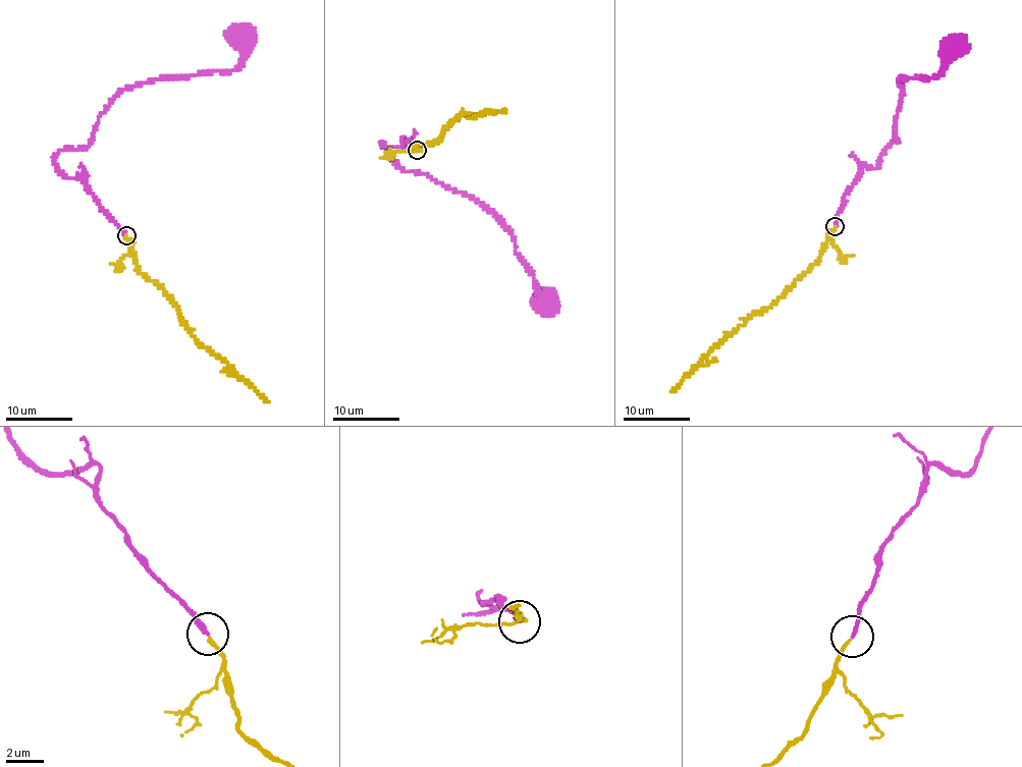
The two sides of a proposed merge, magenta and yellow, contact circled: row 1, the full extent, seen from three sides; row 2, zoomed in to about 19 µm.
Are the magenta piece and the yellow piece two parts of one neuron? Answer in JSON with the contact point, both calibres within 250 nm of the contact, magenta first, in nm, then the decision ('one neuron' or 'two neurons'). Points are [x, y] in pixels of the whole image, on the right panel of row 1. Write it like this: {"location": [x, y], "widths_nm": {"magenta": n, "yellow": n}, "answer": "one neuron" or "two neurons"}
{"location": [835, 226], "widths_nm": {"magenta": 200, "yellow": 190}, "answer": "one neuron"}

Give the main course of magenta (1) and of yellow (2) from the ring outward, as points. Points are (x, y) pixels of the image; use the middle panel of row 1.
1: (417, 149), (411, 142), (383, 143), (408, 170), (483, 204), (513, 236), (543, 307)
2: (417, 149), (416, 144), (431, 145), (440, 140), (443, 131), (462, 114), (505, 110)

